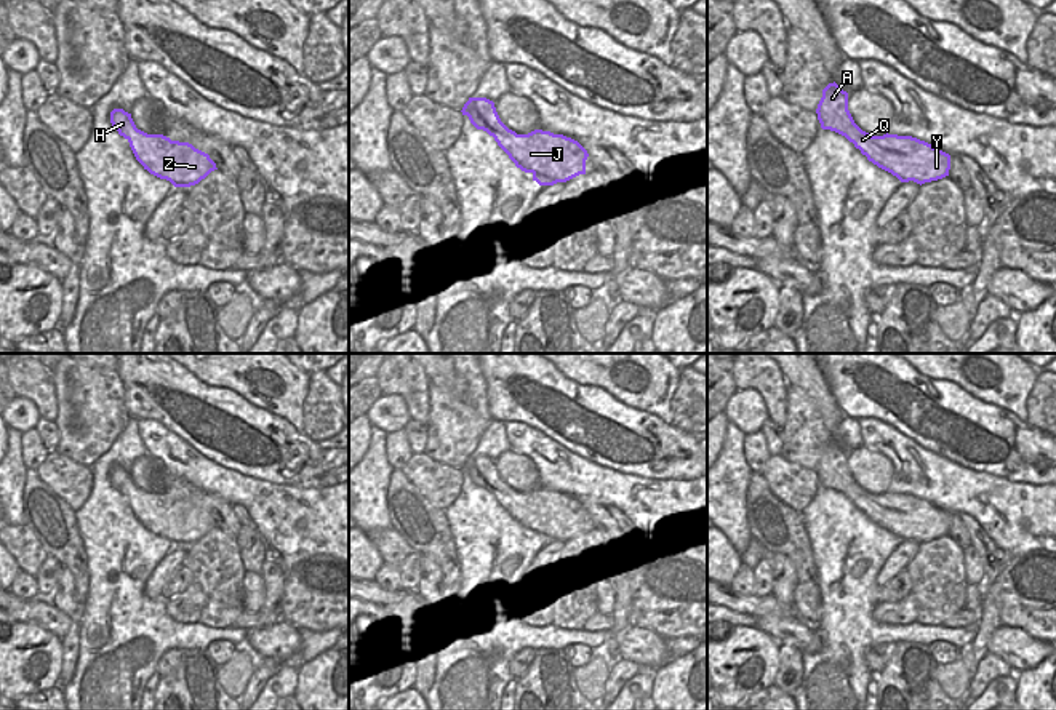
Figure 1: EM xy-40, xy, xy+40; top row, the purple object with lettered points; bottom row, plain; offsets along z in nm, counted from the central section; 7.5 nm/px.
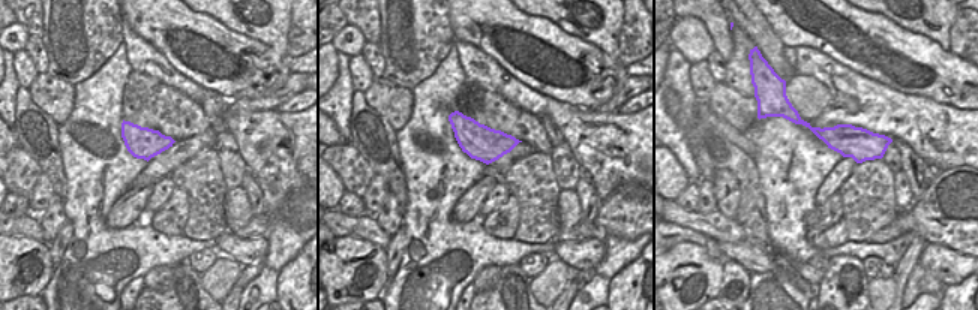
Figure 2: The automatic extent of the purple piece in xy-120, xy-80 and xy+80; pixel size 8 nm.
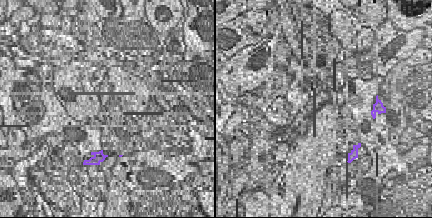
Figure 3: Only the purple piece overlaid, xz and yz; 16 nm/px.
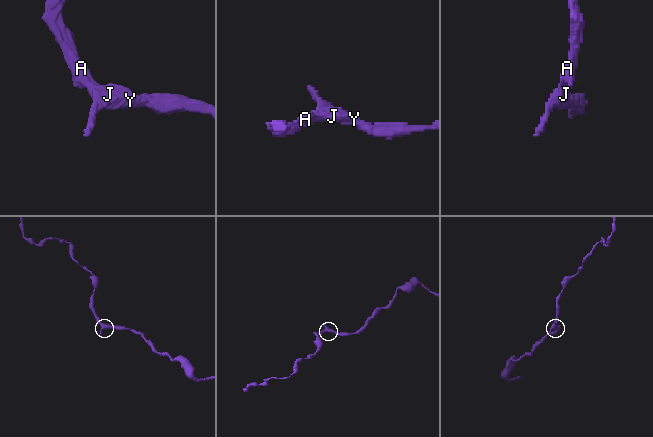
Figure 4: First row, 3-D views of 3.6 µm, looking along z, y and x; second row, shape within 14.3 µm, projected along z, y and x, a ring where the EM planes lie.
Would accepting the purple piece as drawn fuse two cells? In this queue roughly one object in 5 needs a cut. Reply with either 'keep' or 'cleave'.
keep

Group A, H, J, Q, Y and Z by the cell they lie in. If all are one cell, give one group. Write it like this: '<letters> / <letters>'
A H J Q Y Z

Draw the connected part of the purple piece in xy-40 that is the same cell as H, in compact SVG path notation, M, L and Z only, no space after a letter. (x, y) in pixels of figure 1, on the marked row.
M123 109L110 112L110 123L130 142L136 160L144 170L170 181L174 187L195 185L211 171L218 170L210 155L192 144L138 130L131 114Z

